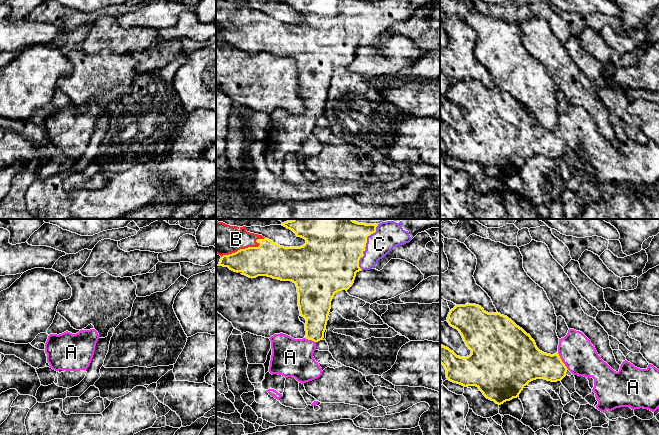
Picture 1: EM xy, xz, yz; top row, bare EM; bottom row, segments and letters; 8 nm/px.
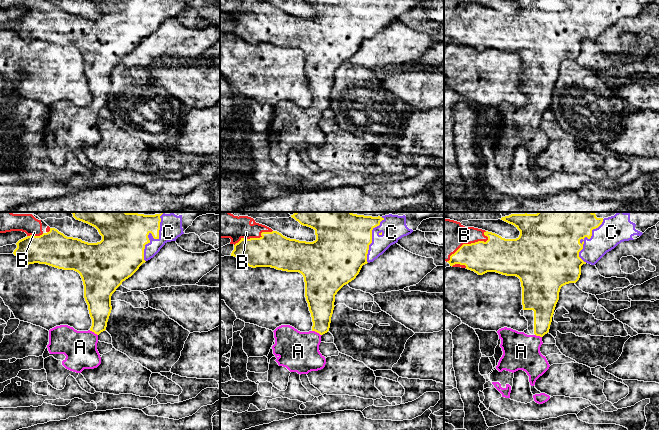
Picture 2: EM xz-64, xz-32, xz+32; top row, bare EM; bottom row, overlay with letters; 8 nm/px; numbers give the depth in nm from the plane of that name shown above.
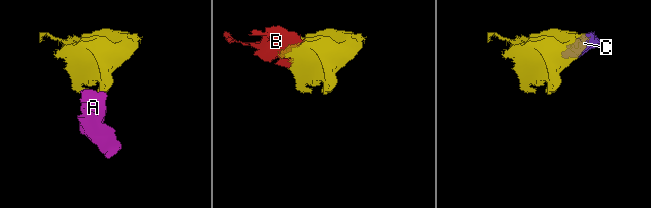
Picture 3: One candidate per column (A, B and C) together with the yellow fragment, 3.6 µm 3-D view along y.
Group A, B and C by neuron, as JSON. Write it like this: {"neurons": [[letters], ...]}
{"neurons": [["A", "B", "C"]]}

